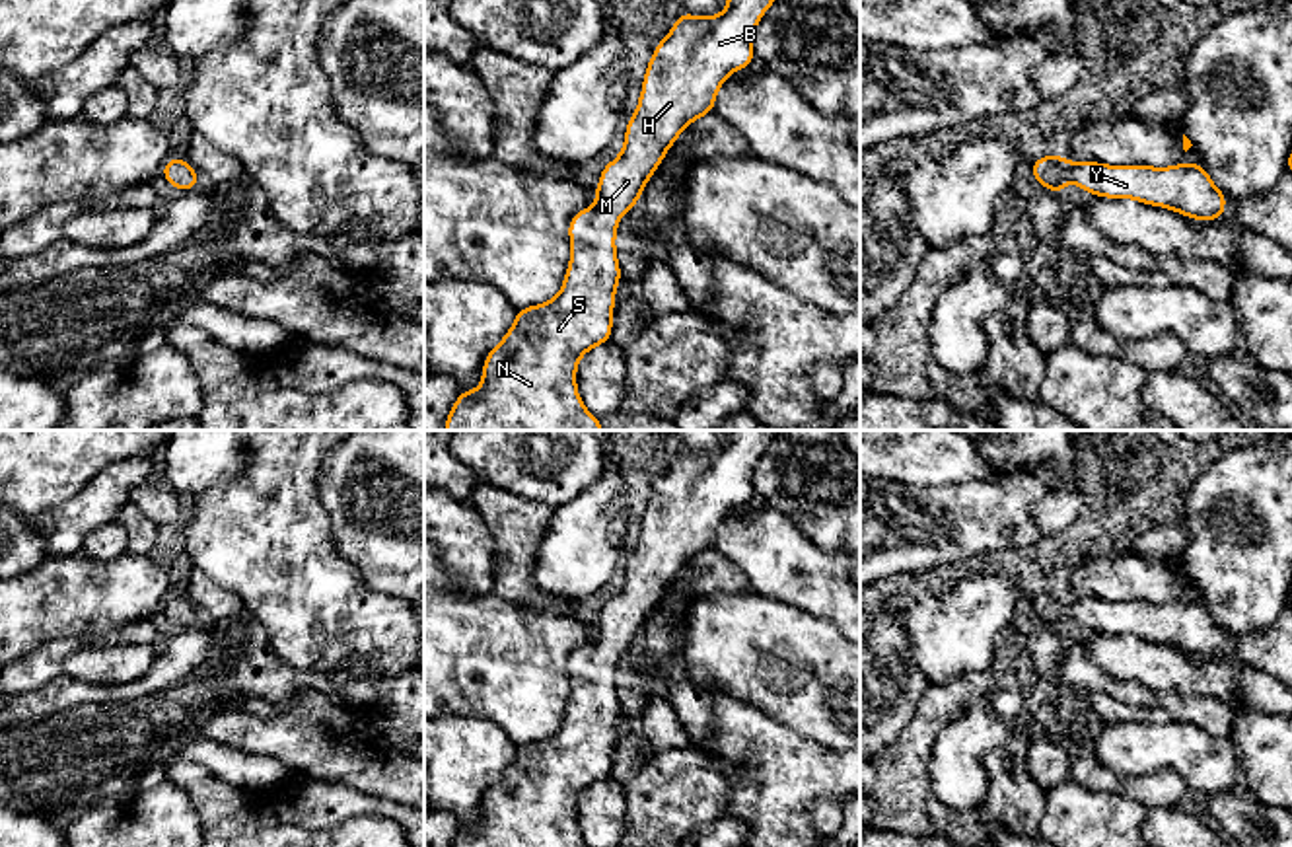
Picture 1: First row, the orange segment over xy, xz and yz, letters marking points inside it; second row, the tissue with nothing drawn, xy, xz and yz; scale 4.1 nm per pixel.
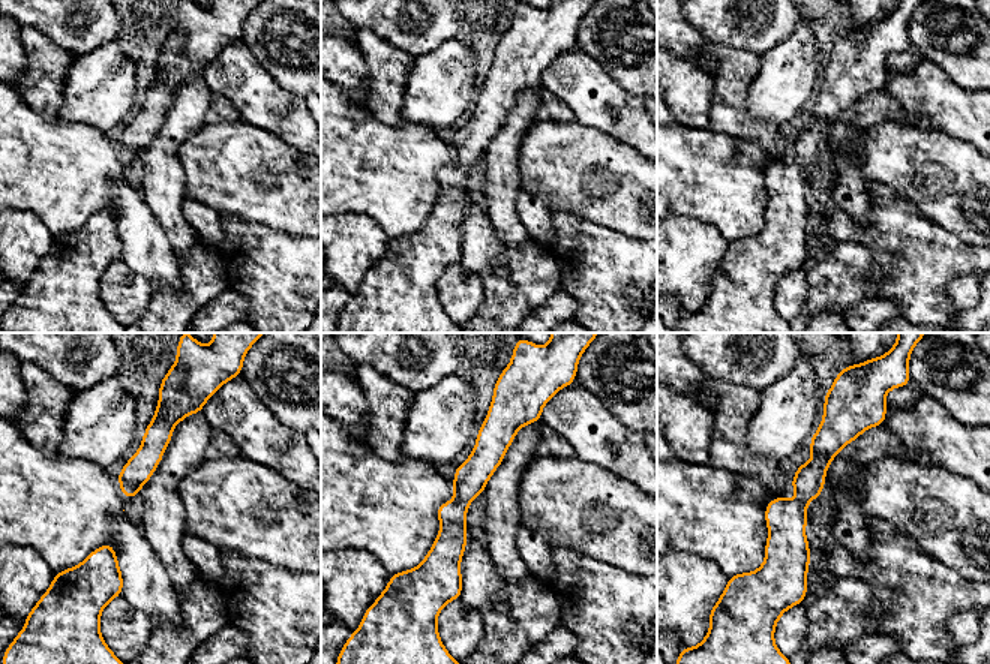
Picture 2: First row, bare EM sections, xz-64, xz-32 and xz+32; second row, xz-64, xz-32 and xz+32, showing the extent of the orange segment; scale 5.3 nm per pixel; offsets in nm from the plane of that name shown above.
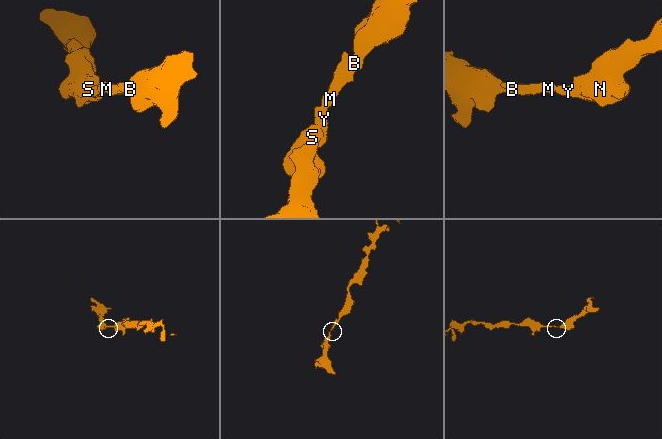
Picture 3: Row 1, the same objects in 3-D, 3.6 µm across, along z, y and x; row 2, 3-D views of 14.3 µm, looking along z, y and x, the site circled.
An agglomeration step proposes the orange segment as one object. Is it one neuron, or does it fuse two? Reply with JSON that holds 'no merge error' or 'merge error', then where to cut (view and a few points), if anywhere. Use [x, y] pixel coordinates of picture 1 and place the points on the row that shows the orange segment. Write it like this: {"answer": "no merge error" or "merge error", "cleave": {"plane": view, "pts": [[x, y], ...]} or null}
{"answer": "no merge error", "cleave": null}

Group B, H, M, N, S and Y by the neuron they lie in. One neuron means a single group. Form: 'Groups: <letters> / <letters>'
Groups: B H M N S Y

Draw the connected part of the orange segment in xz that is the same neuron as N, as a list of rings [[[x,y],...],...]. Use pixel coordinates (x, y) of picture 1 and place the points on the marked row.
[[[728,0],[726,10],[712,18],[679,12],[671,31],[656,45],[648,62],[636,111],[627,121],[623,152],[601,169],[593,191],[599,204],[582,208],[568,222],[572,257],[560,292],[547,304],[516,310],[510,331],[484,356],[481,386],[473,391],[459,391],[444,430],[603,430],[599,419],[580,399],[576,368],[590,349],[611,341],[615,292],[623,275],[615,247],[619,218],[640,201],[644,185],[664,162],[669,146],[679,140],[683,129],[714,111],[716,93],[728,76],[755,60],[753,37],[759,19],[772,2]]]

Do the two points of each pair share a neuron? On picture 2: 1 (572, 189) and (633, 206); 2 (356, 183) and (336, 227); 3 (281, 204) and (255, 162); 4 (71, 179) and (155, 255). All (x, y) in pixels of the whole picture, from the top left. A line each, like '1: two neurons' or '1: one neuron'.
1: one neuron
2: two neurons
3: one neuron
4: one neuron

